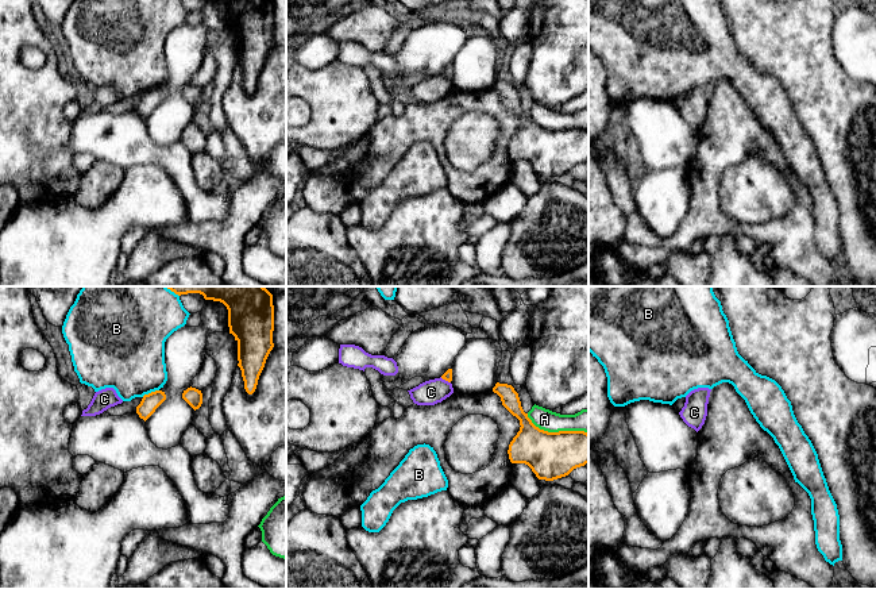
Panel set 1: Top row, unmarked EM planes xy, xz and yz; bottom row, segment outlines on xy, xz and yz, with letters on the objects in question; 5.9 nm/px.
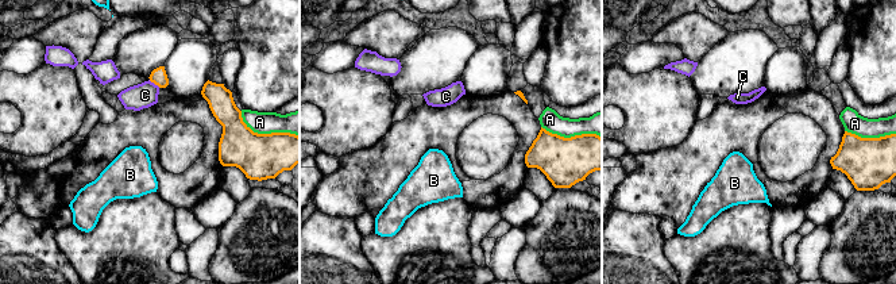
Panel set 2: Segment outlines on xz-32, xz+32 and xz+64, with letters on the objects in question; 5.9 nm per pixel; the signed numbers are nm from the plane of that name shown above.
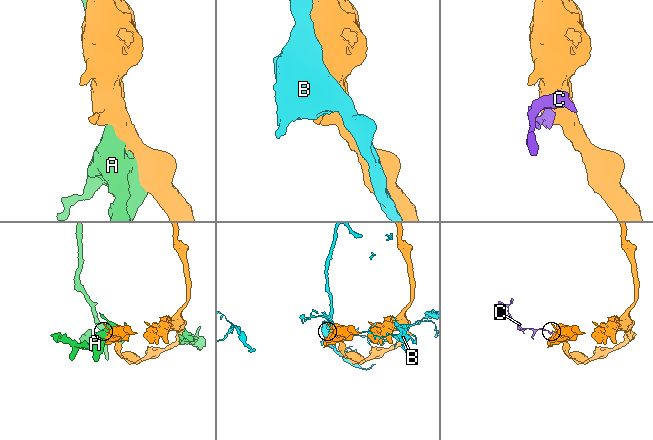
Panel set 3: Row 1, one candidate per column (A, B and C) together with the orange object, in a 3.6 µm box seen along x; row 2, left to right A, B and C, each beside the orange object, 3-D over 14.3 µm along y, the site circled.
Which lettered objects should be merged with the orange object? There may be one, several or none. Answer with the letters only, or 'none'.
none

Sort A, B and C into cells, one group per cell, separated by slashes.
A / B / C

